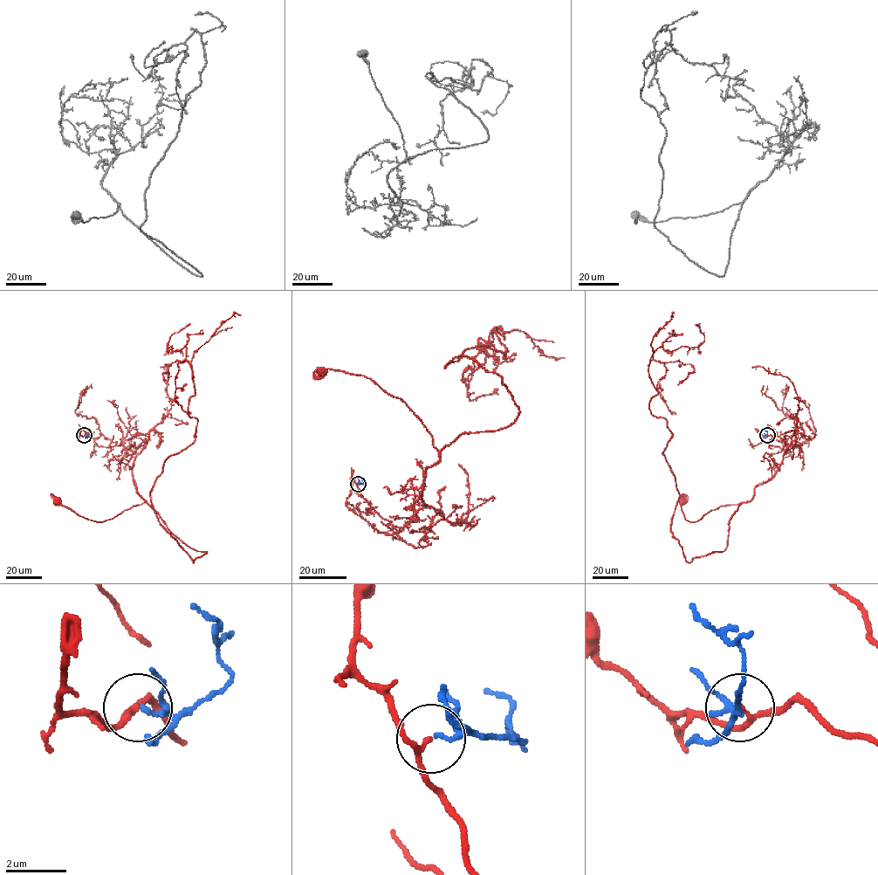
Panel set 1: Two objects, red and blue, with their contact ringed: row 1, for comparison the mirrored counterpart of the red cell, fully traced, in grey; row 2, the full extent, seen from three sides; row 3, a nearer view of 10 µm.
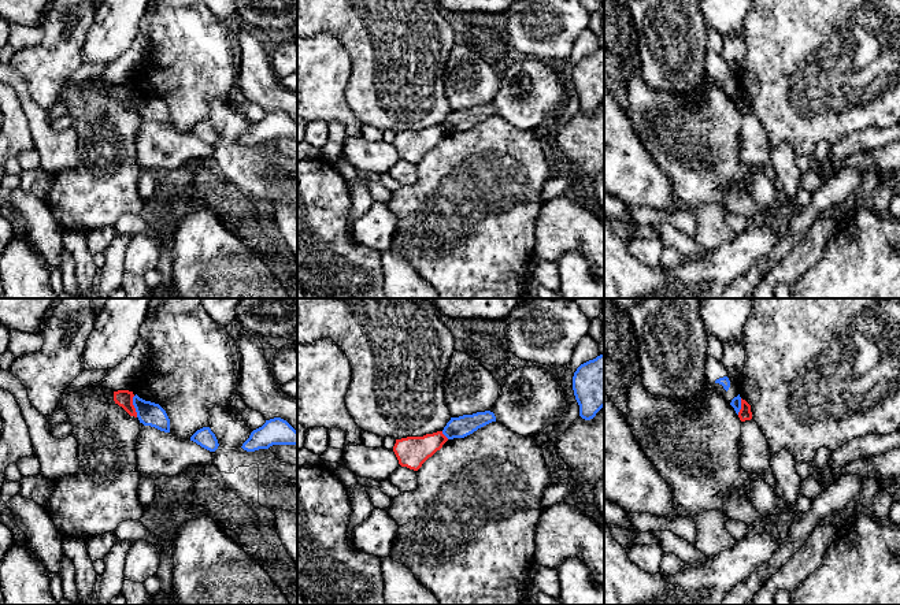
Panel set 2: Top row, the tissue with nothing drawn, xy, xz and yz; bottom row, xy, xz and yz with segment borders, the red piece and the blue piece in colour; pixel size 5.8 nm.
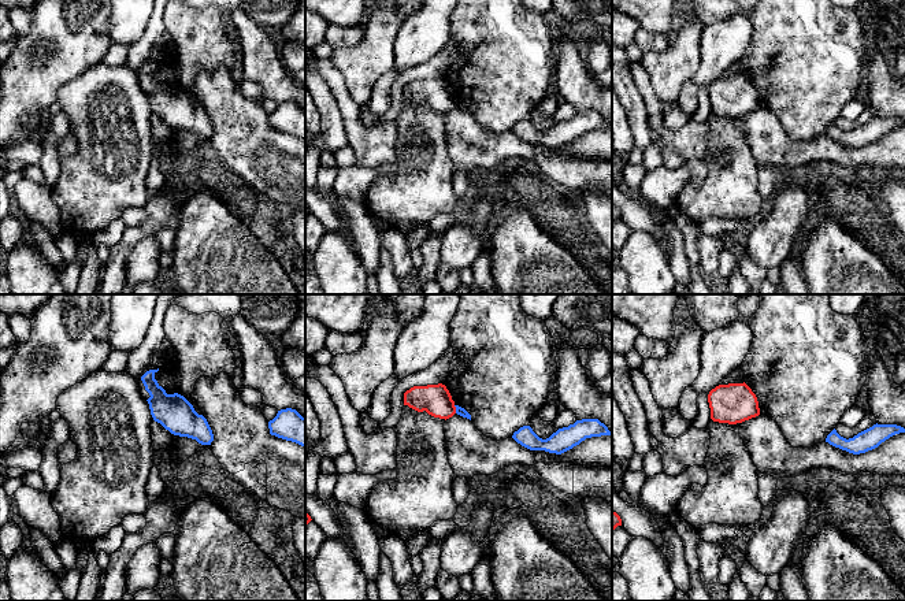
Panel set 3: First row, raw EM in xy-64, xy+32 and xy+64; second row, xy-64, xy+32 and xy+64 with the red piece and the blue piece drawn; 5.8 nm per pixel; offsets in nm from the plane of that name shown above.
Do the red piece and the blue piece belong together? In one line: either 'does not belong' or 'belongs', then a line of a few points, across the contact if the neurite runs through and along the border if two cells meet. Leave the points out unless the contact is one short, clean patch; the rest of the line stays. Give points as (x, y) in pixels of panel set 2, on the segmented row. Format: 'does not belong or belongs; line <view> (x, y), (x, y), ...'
does not belong; line xy (133, 396), (133, 407), (137, 416)

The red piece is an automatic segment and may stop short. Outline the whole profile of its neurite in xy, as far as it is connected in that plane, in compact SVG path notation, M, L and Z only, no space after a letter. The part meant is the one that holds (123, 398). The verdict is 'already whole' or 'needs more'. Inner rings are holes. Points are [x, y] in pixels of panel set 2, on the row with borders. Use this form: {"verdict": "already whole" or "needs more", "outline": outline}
{"verdict": "already whole", "outline": "M129 390L114 391L115 404L122 407L130 416L137 417L137 412L133 405L133 397L134 397L133 391L129 391Z"}

